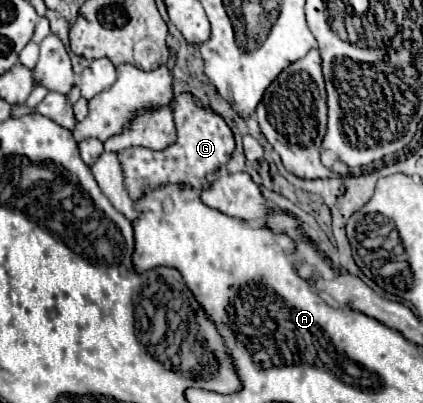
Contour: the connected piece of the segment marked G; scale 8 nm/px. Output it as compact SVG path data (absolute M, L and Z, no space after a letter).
M192 93L174 95L170 105L176 125L176 141L172 145L162 151L144 147L128 147L118 151L124 173L124 187L128 189L128 195L132 199L138 199L156 185L164 183L188 183L198 191L208 189L212 185L208 175L216 173L220 165L224 165L232 157L232 151L236 147L234 135L218 113L214 113L210 107L200 105L200 101Z

